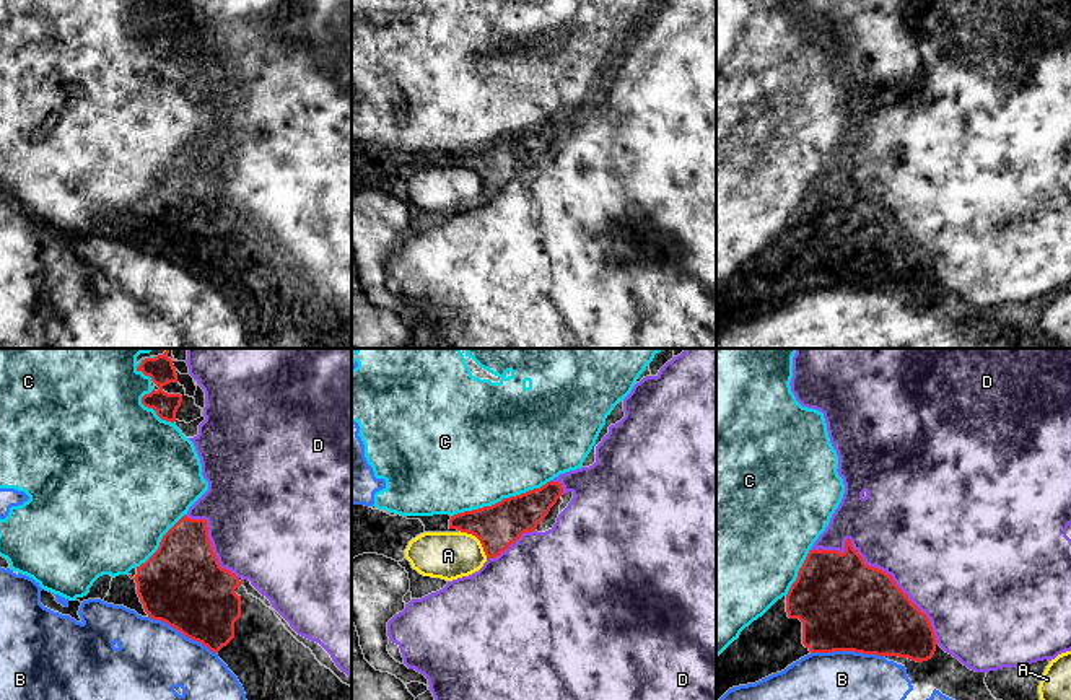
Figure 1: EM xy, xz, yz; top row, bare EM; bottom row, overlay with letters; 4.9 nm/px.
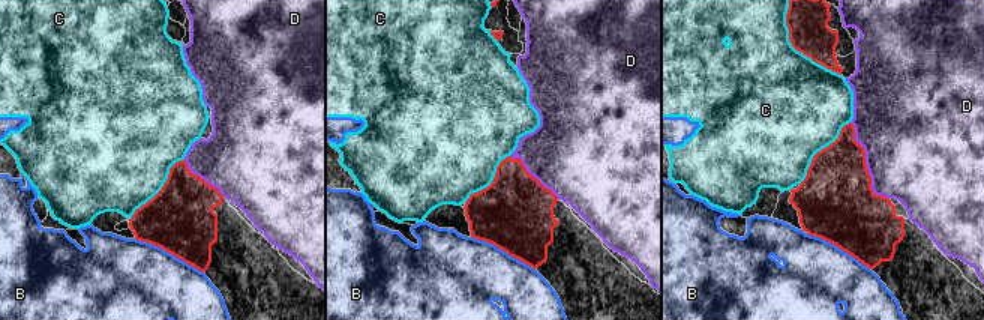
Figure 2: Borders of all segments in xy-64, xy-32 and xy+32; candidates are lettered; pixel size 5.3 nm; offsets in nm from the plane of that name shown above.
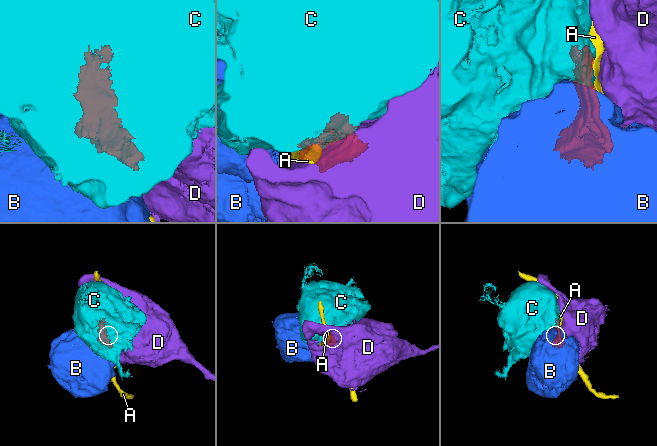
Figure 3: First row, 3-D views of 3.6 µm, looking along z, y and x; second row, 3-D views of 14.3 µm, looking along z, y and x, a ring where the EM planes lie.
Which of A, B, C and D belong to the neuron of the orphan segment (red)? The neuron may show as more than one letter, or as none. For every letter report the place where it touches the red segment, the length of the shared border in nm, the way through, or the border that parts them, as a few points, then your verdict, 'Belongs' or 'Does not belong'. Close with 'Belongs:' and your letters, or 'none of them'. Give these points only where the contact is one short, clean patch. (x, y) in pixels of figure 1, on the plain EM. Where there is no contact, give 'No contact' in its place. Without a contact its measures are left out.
A: Touches red at xz (477, 173). Shared border 200 nm. Does not belong
B: Touches red at yz (847, 285). Shared border 360 nm. Does not belong
C: Touches red at xz (502, 135). Shared border 550 nm. Does not belong
D: Touches red at yz (878, 204). Shared border 800 nm. Belongs
Belongs: D

